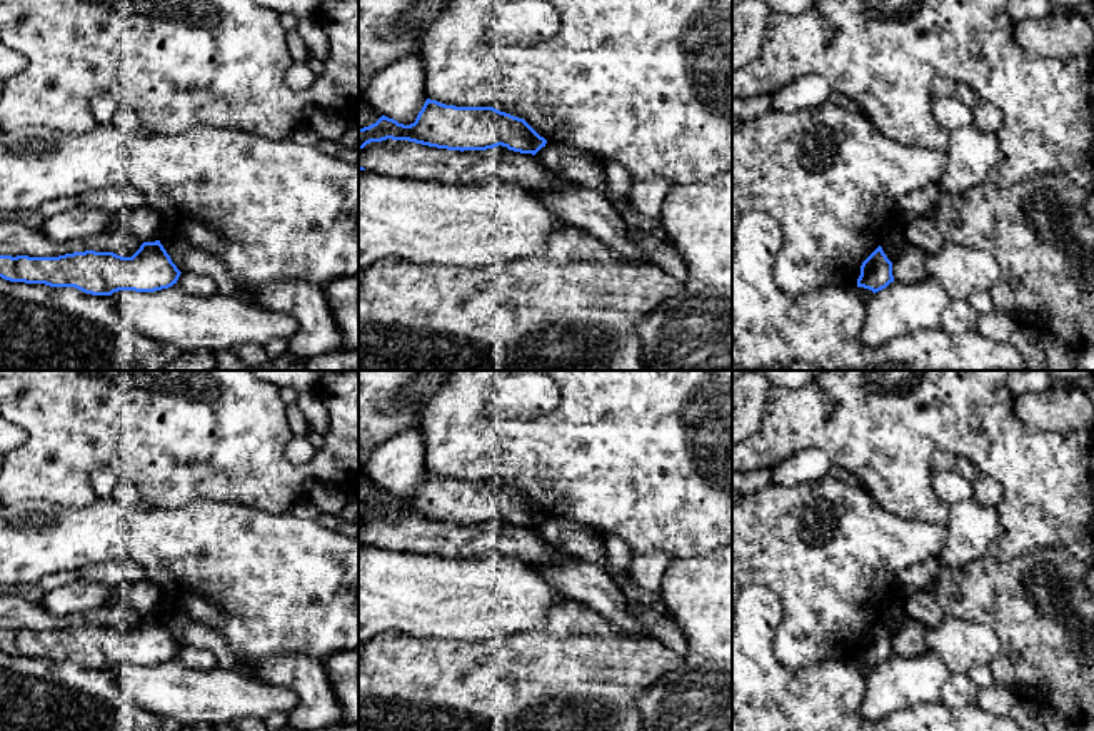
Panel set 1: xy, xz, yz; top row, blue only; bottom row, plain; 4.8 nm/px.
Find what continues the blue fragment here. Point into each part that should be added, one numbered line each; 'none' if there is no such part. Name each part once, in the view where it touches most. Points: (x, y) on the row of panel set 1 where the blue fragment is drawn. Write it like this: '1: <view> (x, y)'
none

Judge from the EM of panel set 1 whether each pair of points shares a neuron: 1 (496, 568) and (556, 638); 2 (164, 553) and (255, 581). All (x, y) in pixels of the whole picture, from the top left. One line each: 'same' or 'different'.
1: different
2: same

